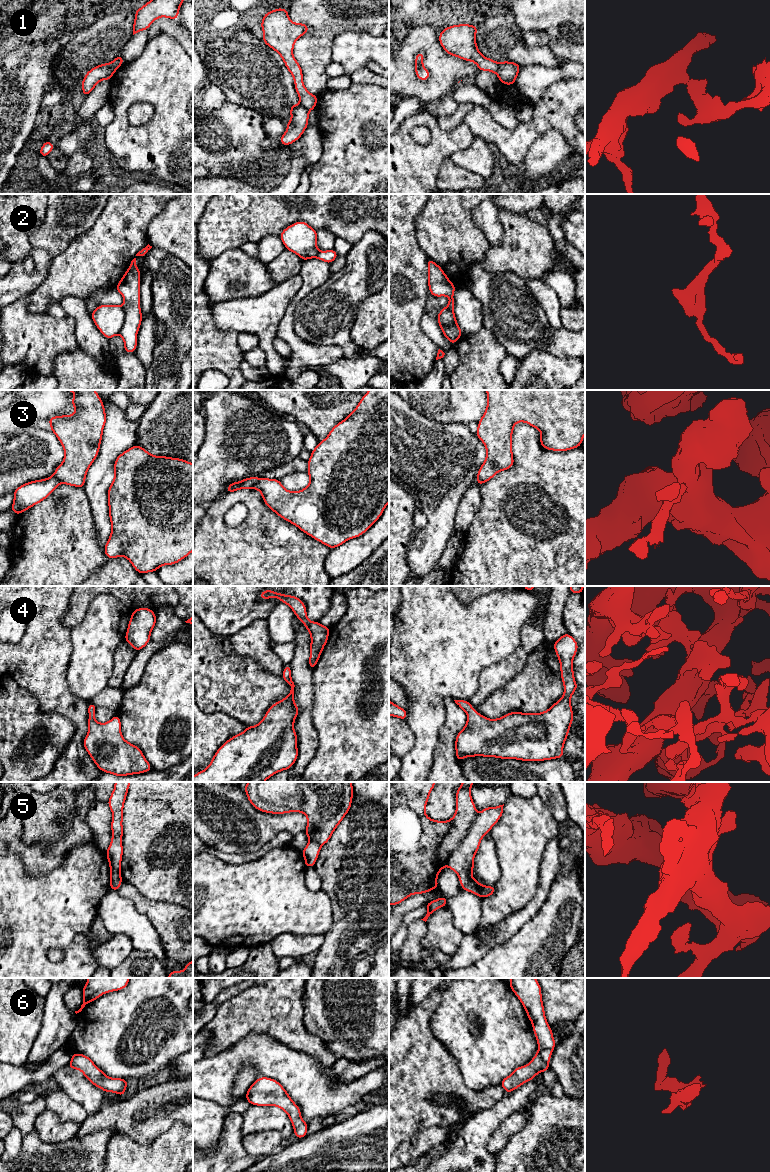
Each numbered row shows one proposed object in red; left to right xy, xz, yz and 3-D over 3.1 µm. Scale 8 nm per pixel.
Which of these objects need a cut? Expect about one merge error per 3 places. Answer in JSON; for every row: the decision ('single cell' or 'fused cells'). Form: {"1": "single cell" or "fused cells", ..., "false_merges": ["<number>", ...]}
{"1": "fused cells", "2": "single cell", "3": "fused cells", "4": "single cell", "5": "single cell", "6": "single cell", "false_merges": ["1", "3"]}

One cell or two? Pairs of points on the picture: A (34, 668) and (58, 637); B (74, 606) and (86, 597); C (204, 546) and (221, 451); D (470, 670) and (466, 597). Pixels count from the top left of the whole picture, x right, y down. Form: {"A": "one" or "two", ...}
{"A": "one", "B": "one", "C": "two", "D": "two"}

